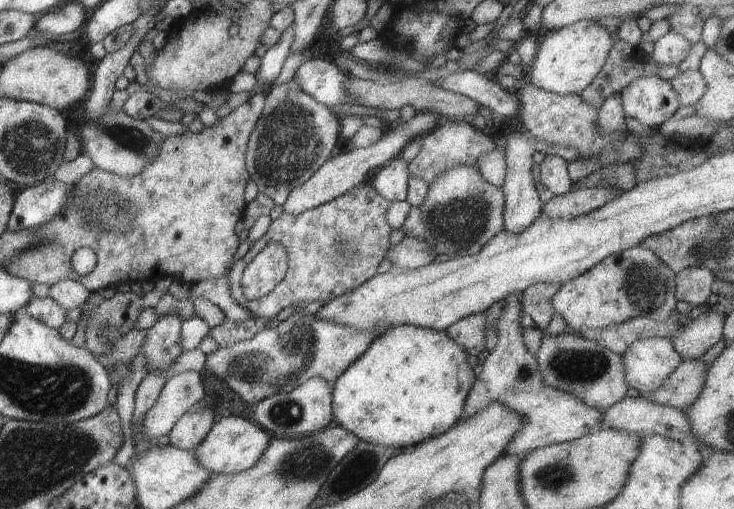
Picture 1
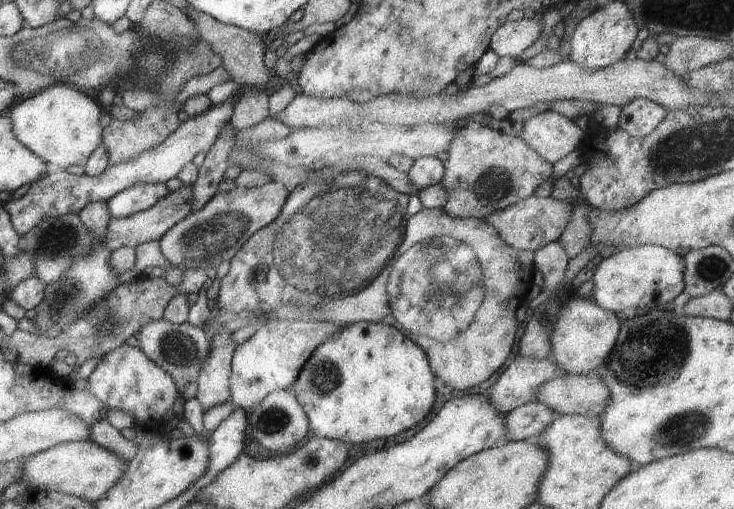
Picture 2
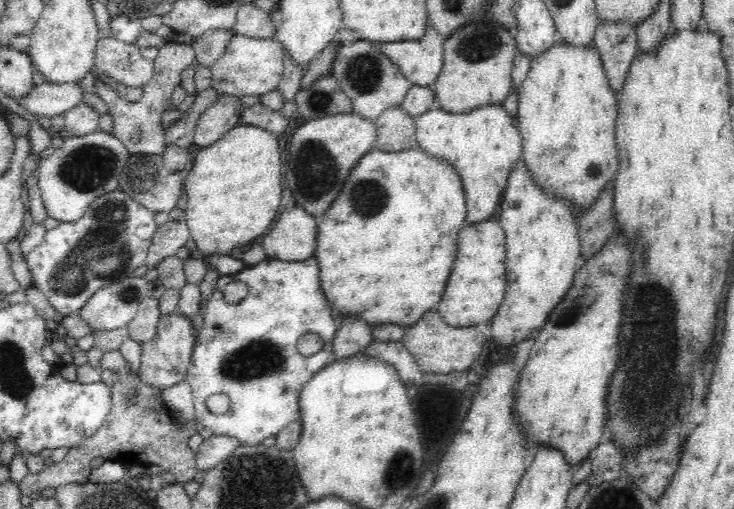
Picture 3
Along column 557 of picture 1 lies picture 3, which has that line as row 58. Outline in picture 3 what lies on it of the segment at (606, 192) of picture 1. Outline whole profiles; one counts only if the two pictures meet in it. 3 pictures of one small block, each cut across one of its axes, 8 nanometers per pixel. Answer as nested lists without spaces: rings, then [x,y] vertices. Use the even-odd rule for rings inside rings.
[[[212,29],[197,36],[191,45],[200,65],[211,67],[218,60],[236,32],[234,29]]]

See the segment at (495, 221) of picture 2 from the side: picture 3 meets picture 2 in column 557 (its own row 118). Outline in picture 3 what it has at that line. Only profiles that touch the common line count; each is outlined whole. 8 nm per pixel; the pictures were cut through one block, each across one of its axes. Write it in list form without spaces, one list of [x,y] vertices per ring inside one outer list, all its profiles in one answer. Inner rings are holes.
[[[219,93],[219,95],[208,105],[198,119],[193,144],[198,147],[207,147],[216,142],[230,128],[241,124],[242,107],[240,97]]]

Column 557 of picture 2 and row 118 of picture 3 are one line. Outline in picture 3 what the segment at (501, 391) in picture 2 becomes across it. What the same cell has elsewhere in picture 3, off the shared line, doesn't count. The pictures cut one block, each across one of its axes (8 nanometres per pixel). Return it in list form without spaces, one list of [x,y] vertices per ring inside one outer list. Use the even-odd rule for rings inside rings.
[[[361,38],[350,46],[339,46],[330,72],[337,78],[340,88],[350,97],[353,112],[370,121],[374,121],[390,106],[401,106],[400,102],[411,86],[411,82],[396,64],[380,52],[380,45],[381,43]]]

